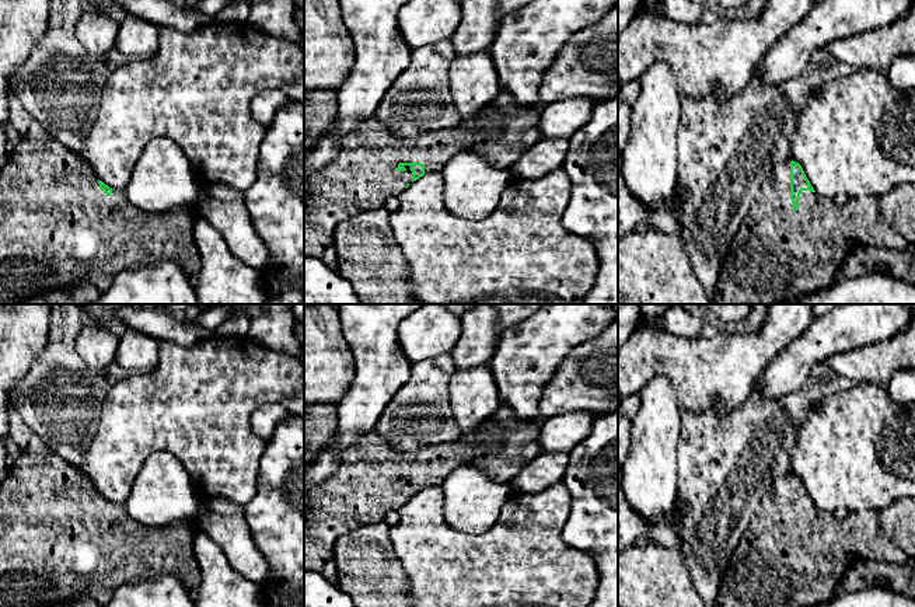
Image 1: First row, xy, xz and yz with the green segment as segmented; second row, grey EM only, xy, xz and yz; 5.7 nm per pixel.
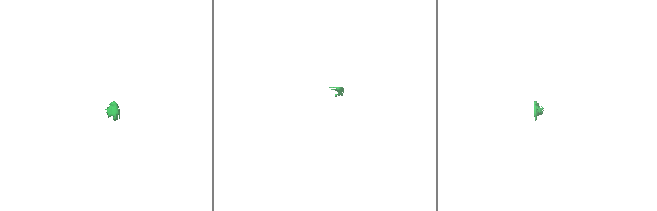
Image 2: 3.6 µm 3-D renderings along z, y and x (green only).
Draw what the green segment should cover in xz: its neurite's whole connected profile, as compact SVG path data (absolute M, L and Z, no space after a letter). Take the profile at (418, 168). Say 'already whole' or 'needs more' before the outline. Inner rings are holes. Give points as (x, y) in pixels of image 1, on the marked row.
needs more; M376 114L364 119L356 130L340 139L340 151L332 163L304 177L304 257L314 257L336 271L336 226L366 210L381 207L388 196L398 198L423 175L422 163L408 164L404 154L392 149L392 135Z

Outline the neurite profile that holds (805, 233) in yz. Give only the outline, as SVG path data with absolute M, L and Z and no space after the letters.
M790 161L775 163L762 181L751 207L724 255L713 304L783 304L806 292L834 283L846 254L830 237L828 217L832 199L799 199L794 212L790 199Z

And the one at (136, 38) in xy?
M135 15L119 20L115 49L133 59L151 57L158 49L160 28Z

